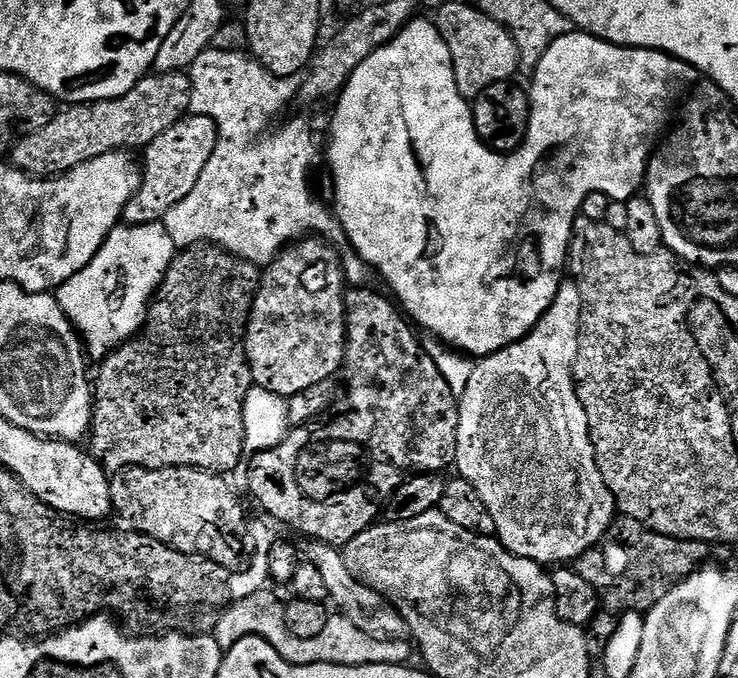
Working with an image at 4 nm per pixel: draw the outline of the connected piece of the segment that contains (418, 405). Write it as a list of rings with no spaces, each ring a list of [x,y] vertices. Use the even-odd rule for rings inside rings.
[[[371,287],[348,288],[344,293],[346,331],[344,333],[342,395],[323,416],[317,416],[309,424],[293,427],[278,446],[265,452],[255,453],[251,457],[252,469],[248,472],[248,488],[252,491],[253,498],[260,503],[261,510],[269,512],[278,523],[285,524],[286,527],[293,528],[294,531],[301,532],[304,536],[309,536],[307,538],[309,541],[321,544],[333,546],[347,544],[349,540],[372,527],[374,521],[381,515],[384,501],[398,486],[402,486],[404,480],[407,480],[409,476],[418,476],[425,472],[443,473],[445,471],[443,468],[447,464],[449,467],[453,463],[456,454],[458,414],[460,413],[458,398],[450,390],[450,386],[444,375],[438,370],[438,366],[428,357],[425,345],[423,343],[420,345],[419,338],[412,333],[413,325],[406,319],[405,313],[387,295],[379,296],[378,293],[372,291]]]

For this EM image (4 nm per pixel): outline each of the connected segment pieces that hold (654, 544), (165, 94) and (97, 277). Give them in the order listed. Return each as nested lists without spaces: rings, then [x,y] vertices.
[[[632,526],[632,560],[626,560],[626,572],[616,580],[602,582],[596,595],[601,605],[613,614],[647,610],[668,591],[672,585],[684,580],[705,563],[709,545],[699,540],[679,540],[663,536],[651,528]]]
[[[187,71],[156,72],[138,81],[134,90],[113,100],[99,100],[96,104],[73,104],[65,107],[57,111],[54,119],[46,126],[42,126],[42,130],[24,136],[12,145],[11,163],[29,176],[51,178],[61,172],[69,172],[74,166],[82,166],[82,162],[90,162],[90,158],[98,158],[102,154],[143,150],[150,142],[154,142],[154,138],[158,138],[158,134],[166,134],[166,130],[170,130],[170,126],[177,124],[189,111],[191,89],[192,82]]]
[[[163,223],[133,224],[131,226],[118,226],[106,238],[106,242],[94,254],[94,258],[74,278],[70,278],[55,293],[62,311],[72,321],[73,328],[82,337],[82,343],[87,355],[103,361],[104,357],[119,348],[126,340],[132,339],[144,326],[144,318],[148,314],[148,305],[159,288],[170,262],[177,254],[176,243],[170,238]]]

